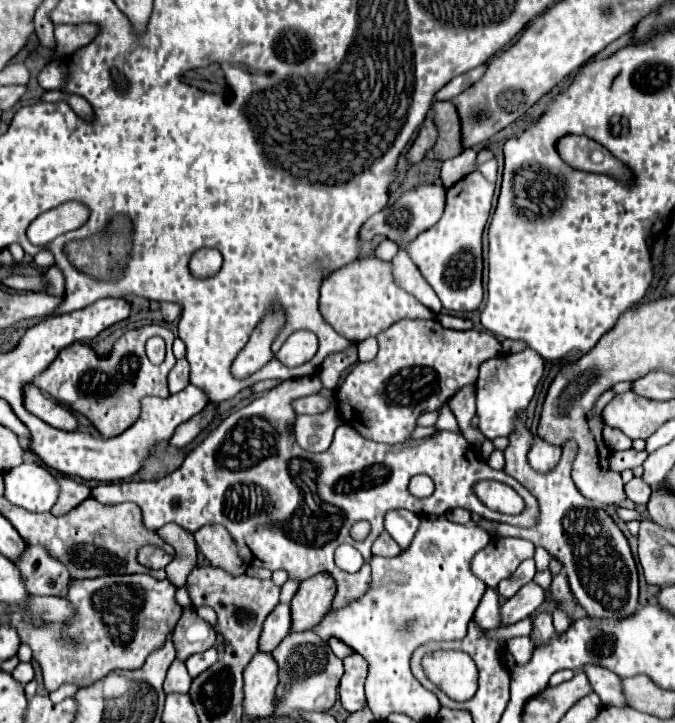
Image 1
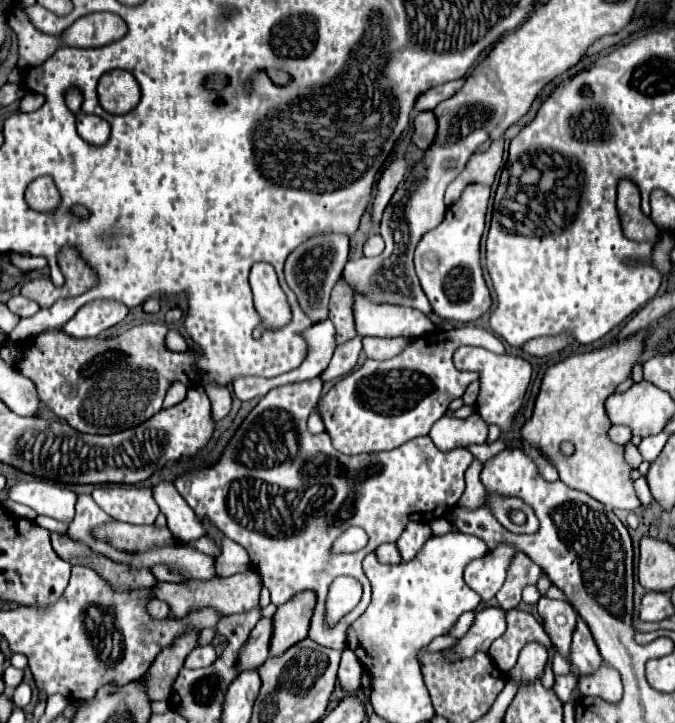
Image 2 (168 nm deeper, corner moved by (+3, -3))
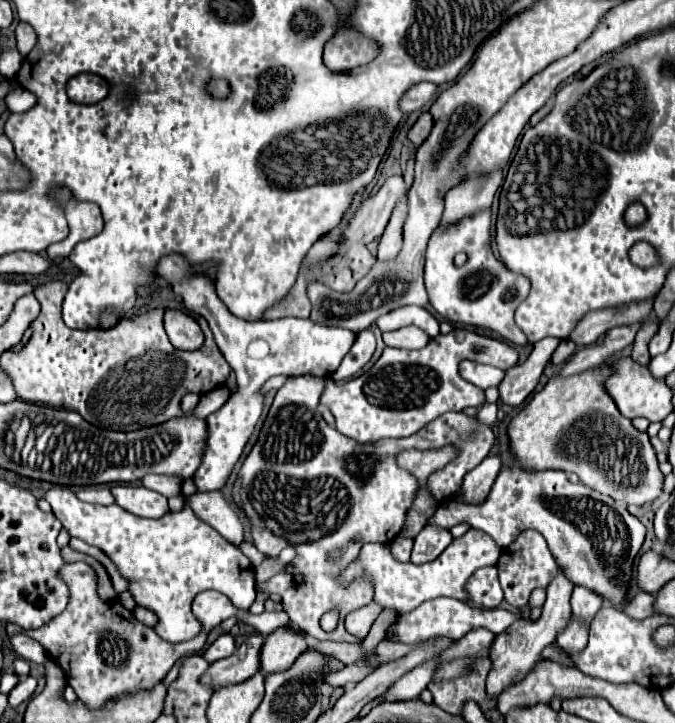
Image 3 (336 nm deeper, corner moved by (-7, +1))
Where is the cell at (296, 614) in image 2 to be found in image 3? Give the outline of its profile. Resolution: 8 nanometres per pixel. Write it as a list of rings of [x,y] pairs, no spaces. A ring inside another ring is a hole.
[[[296,627],[290,631],[274,631],[262,645],[262,673],[280,673],[292,667],[292,663],[308,649],[304,633]]]

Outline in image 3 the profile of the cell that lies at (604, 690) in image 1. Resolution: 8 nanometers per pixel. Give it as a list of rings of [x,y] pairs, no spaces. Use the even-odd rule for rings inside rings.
[[[574,587],[574,593],[572,593],[572,611],[586,619],[586,623],[590,623],[594,619],[594,615],[598,613],[598,609],[602,607],[602,597],[586,587]]]

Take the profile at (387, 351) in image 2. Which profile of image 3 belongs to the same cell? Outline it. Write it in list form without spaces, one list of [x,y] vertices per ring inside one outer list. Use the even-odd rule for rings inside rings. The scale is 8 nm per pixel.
[[[406,327],[406,329],[398,329],[392,333],[384,333],[384,343],[388,347],[398,347],[398,349],[420,349],[428,343],[428,335],[418,329],[418,327]]]

